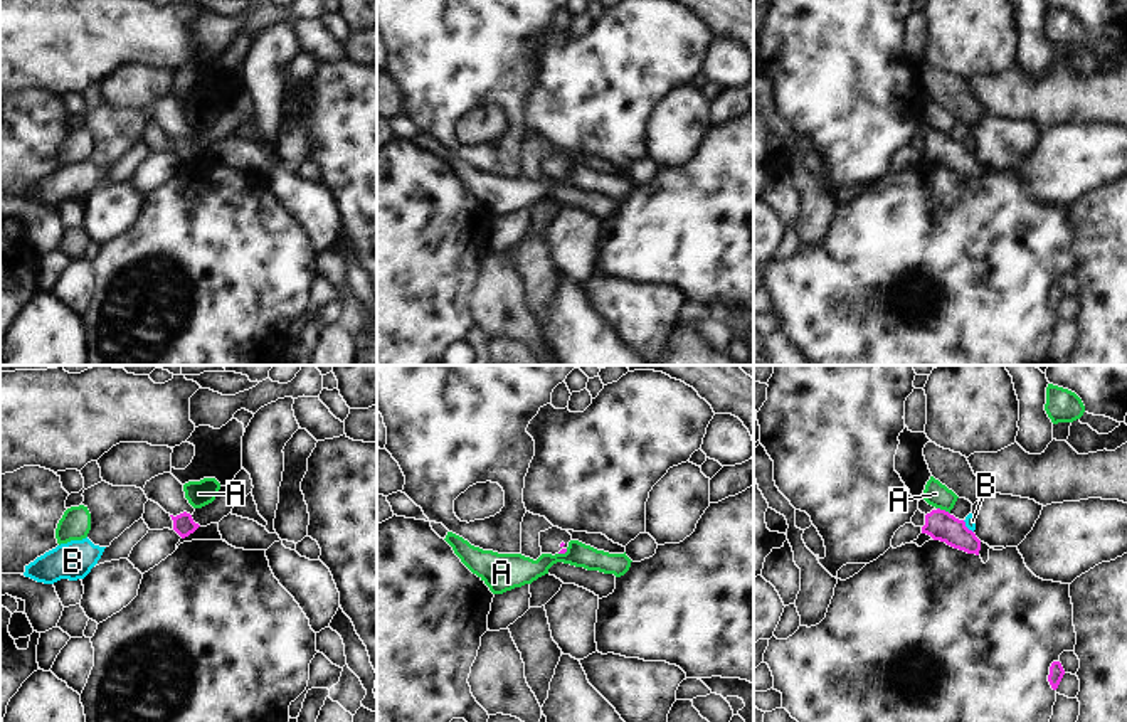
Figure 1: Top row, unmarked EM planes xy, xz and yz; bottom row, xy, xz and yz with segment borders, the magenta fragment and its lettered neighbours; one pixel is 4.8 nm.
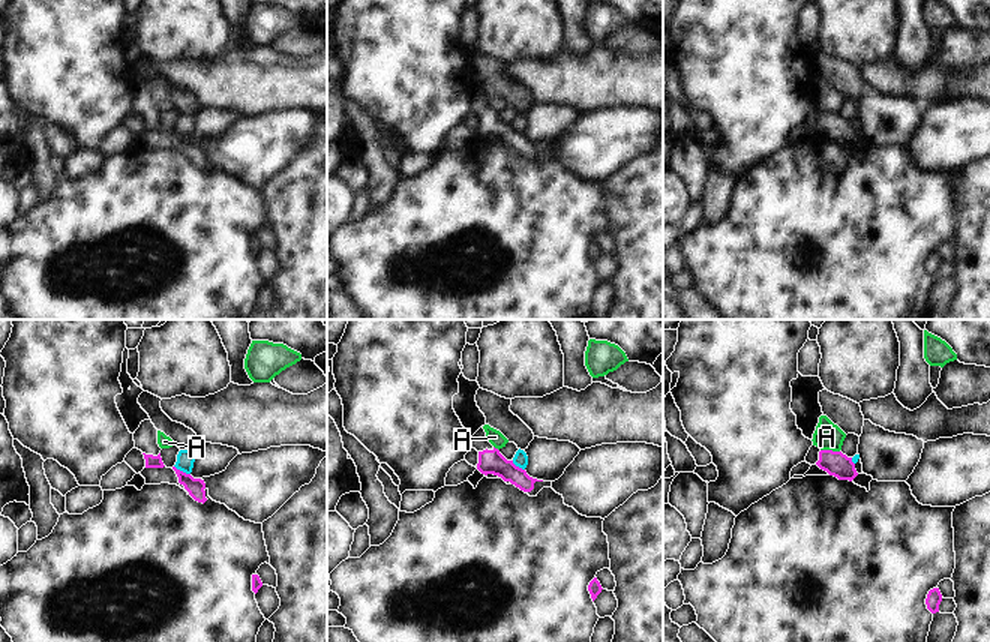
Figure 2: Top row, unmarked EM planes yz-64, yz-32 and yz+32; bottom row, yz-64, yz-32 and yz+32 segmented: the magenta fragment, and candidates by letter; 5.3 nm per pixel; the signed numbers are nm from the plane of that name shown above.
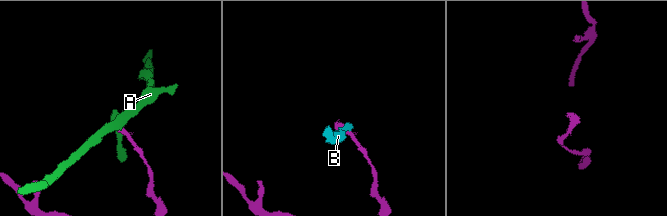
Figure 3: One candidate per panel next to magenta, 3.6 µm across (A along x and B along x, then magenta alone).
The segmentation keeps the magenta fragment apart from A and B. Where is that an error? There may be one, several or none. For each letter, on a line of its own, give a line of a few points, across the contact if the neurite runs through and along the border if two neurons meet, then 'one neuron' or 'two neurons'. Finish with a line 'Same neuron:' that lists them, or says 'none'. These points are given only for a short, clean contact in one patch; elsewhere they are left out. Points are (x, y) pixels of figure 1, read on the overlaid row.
A: line yz (937, 507), (949, 514); two neurons
B: line yz (962, 520), (973, 532); two neurons
Same neuron: none

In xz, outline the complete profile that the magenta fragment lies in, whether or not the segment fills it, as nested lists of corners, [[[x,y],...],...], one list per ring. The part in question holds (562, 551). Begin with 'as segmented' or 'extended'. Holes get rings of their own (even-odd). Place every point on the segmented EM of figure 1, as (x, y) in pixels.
extended | [[[558,527],[540,532],[542,554],[565,554],[570,540],[572,535]]]

